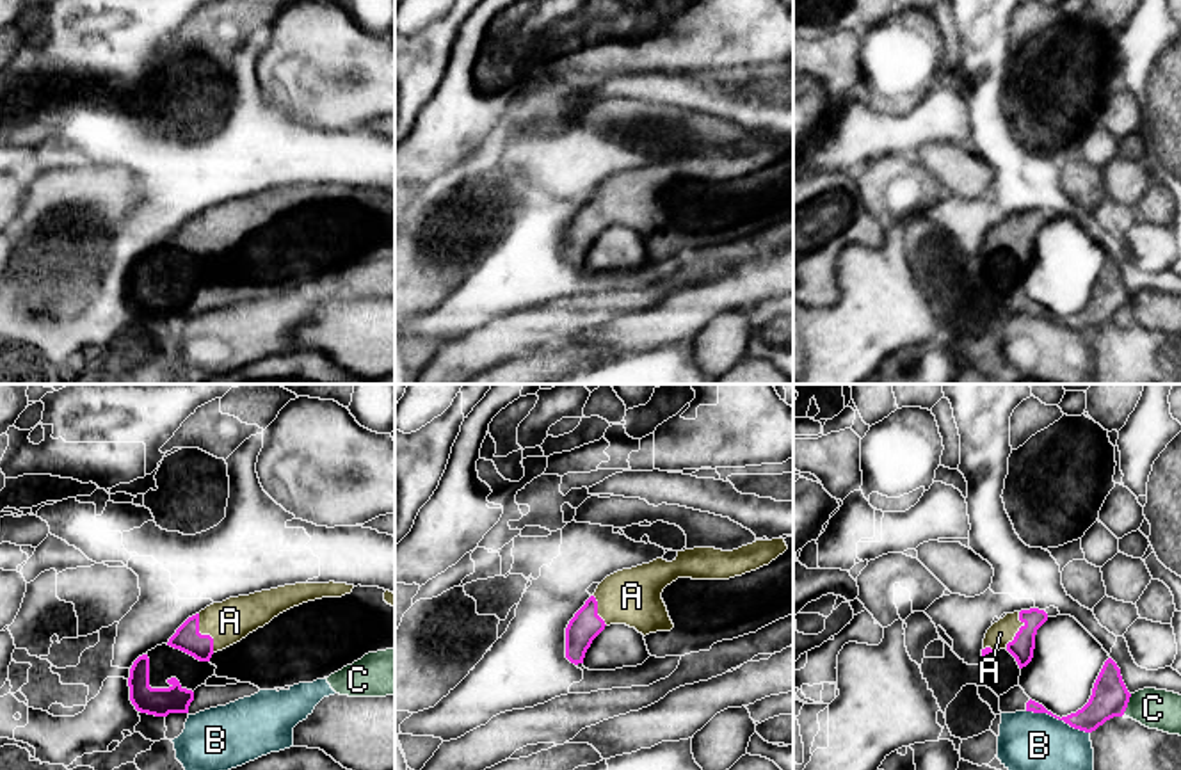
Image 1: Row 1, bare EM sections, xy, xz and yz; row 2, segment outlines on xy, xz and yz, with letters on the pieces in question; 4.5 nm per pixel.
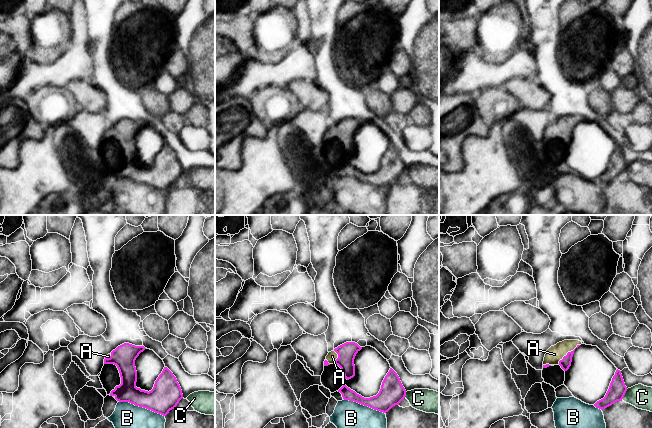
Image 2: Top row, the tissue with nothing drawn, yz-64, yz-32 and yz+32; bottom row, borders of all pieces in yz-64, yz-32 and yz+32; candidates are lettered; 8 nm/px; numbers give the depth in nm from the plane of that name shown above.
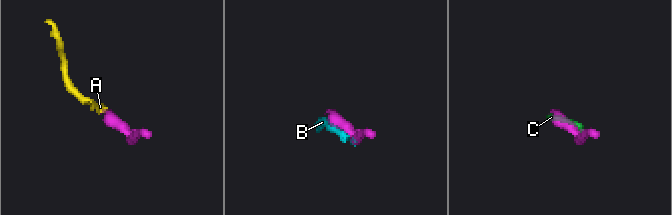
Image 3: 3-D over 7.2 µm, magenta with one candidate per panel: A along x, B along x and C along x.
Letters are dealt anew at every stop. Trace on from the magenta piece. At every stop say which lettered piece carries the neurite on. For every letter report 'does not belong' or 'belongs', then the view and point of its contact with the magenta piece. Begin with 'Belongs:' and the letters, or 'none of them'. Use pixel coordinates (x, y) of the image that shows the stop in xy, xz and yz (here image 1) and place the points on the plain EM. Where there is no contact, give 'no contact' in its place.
Belongs: A
A: belongs; contact xy (203, 237)
B: does not belong; contact yz (1059, 320)
C: does not belong; contact yz (1126, 306)

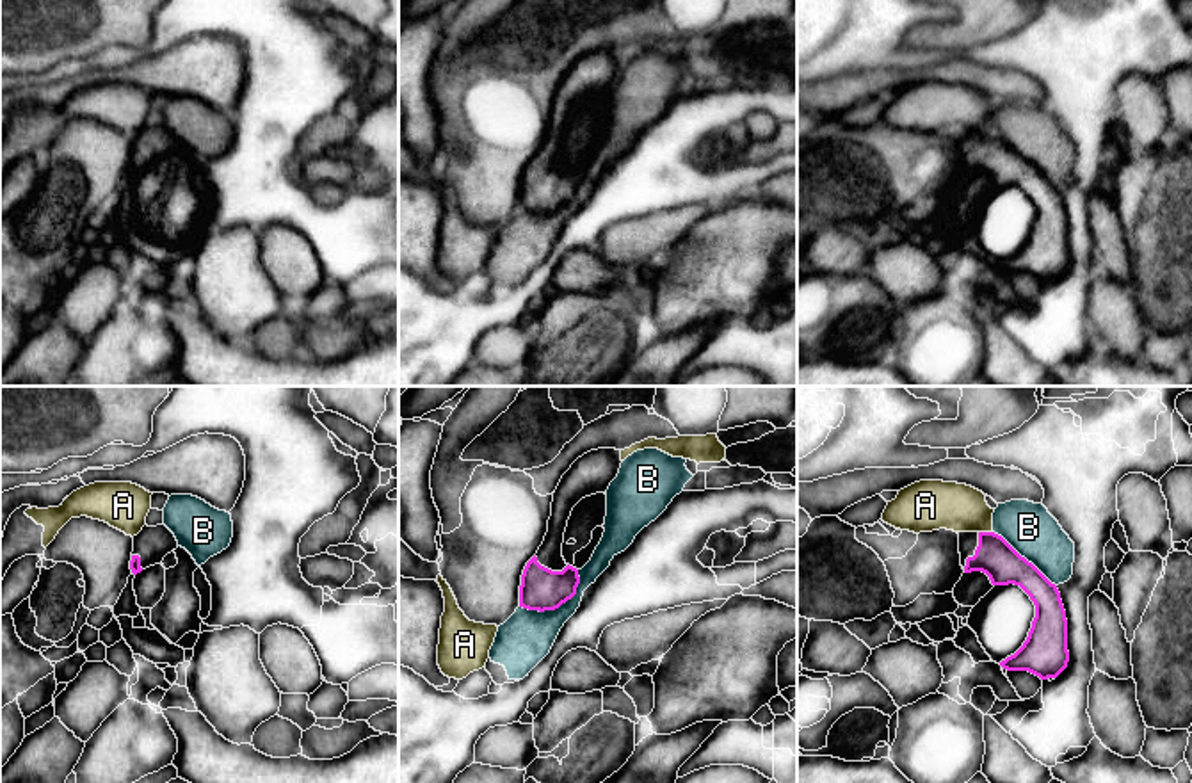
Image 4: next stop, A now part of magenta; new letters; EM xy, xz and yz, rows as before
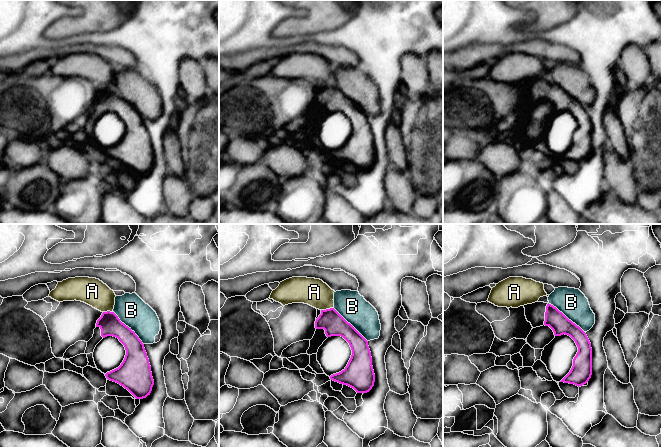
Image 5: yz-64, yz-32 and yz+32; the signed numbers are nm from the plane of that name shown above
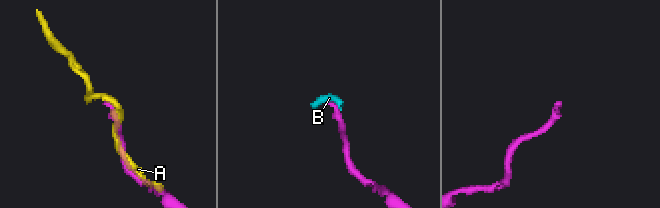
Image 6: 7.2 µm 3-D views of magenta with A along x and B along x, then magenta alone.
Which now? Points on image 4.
Belongs: none of them
A: does not belong; contact yz (986, 134)
B: does not belong; contact xz (559, 207)

